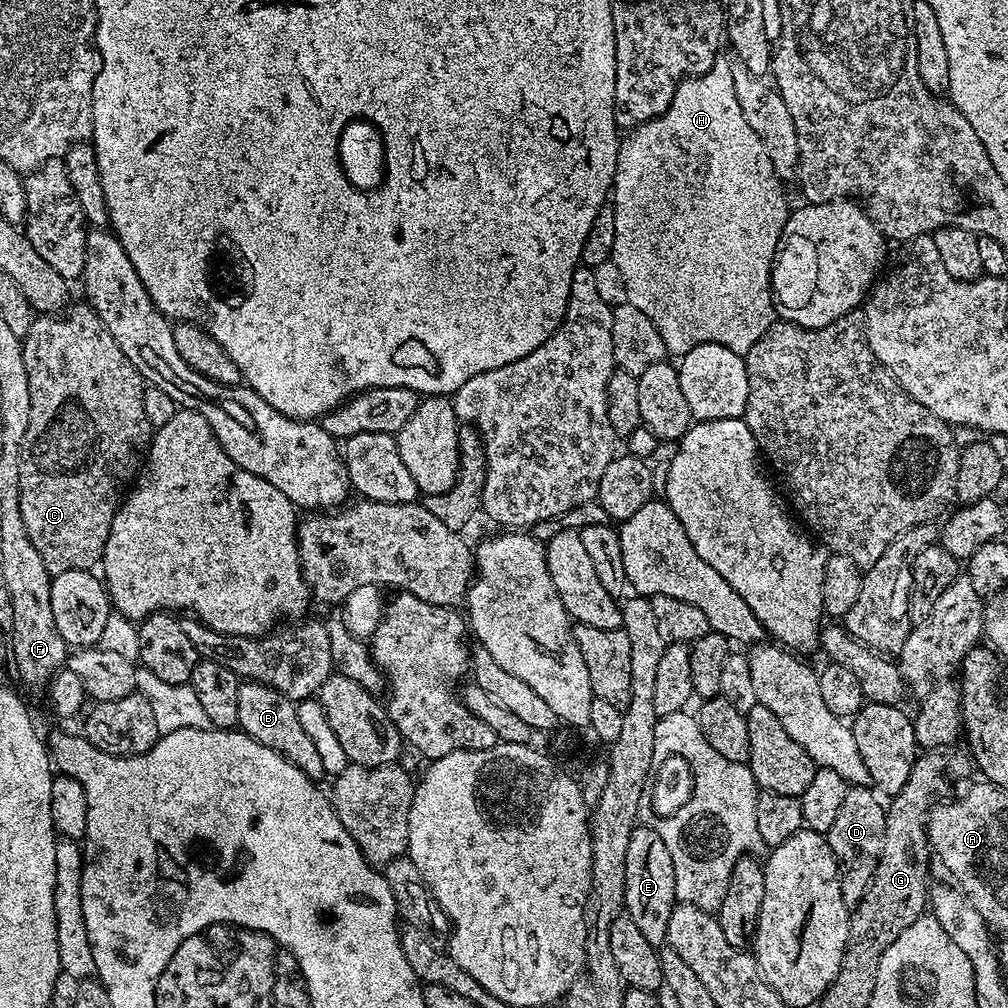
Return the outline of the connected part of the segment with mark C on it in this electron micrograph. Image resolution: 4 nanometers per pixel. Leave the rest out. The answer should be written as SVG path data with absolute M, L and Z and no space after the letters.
M86 302L74 304L63 314L37 315L33 319L30 330L22 338L22 362L26 366L26 382L30 390L30 418L26 426L26 434L20 443L20 509L22 522L26 524L26 534L30 534L30 542L34 542L34 550L38 550L48 575L53 578L58 574L66 574L70 570L92 570L95 569L95 564L97 567L101 563L112 520L116 517L116 511L119 510L122 497L126 492L124 483L127 482L128 476L135 477L141 471L142 457L147 453L148 445L154 435L153 426L148 420L148 412L142 410L146 382L138 374L130 358L122 354L118 342L114 342L110 330L106 330L102 318L98 318L95 310Z

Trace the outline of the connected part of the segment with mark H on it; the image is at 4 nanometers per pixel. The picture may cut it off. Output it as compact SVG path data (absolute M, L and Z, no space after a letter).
M718 58L714 66L706 74L690 76L676 85L676 92L666 111L650 122L640 124L631 129L628 136L619 141L616 150L616 173L612 179L610 203L614 210L614 250L612 260L622 274L622 282L626 282L628 303L638 306L650 322L662 334L665 353L674 354L673 357L685 356L694 346L699 344L717 344L726 346L730 350L746 354L766 334L768 327L774 322L772 307L772 262L776 258L776 247L788 221L790 208L784 205L782 181L777 176L774 166L770 166L770 158L766 156L740 156L740 120L742 114L734 110L732 95L732 64Z

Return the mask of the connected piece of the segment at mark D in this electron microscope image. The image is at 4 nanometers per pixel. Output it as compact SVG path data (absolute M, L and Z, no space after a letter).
M848 787L846 798L842 798L842 806L826 834L840 875L842 902L850 910L855 908L856 903L866 894L874 878L878 858L882 854L882 838L886 834L886 808L883 803L880 805L879 799L881 800L881 797L871 787Z

